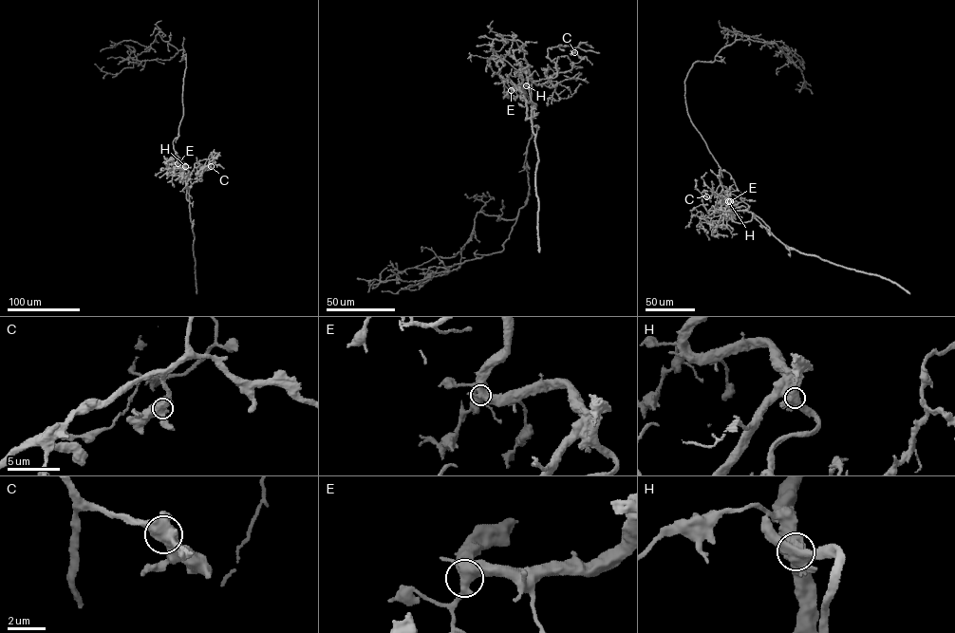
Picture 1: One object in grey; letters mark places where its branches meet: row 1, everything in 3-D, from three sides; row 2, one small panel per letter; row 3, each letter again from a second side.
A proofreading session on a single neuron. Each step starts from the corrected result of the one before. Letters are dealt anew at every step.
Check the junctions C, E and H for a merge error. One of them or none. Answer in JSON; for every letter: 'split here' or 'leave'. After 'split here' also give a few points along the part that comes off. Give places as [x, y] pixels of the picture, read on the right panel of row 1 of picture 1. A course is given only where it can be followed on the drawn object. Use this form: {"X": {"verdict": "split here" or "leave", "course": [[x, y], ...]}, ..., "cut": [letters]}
{"C": {"verdict": "leave"}, "E": {"verdict": "leave"}, "H": {"verdict": "split here", "course": [[728, 201], [724, 216], [734, 214], [735, 218], [729, 211], [709, 214], [702, 196], [707, 191]]}, "cut": ["H"]}

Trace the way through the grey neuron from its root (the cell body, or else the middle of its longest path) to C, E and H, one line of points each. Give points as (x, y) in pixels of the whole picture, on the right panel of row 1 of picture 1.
C: (706, 143), (720, 169), (717, 194), (731, 202), (723, 216), (735, 218), (729, 211), (708, 214), (706, 196)
E: (706, 143), (720, 169), (721, 183), (717, 194), (730, 201)
H: (706, 143), (720, 169), (721, 183), (717, 194), (730, 200), (729, 197), (728, 201)

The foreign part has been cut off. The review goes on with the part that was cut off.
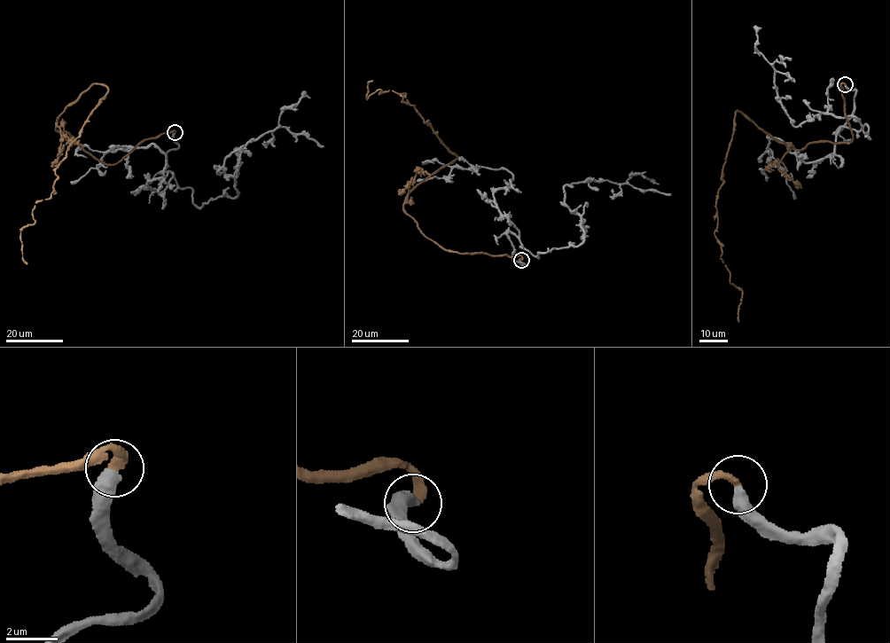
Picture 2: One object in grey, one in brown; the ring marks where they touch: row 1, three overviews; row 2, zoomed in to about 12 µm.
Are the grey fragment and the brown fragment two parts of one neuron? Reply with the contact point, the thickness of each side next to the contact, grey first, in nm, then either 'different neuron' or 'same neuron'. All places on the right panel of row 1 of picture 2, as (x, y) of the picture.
at (845, 84); 550 nm thick on the grey side, 360 nm on the other; same neuron

